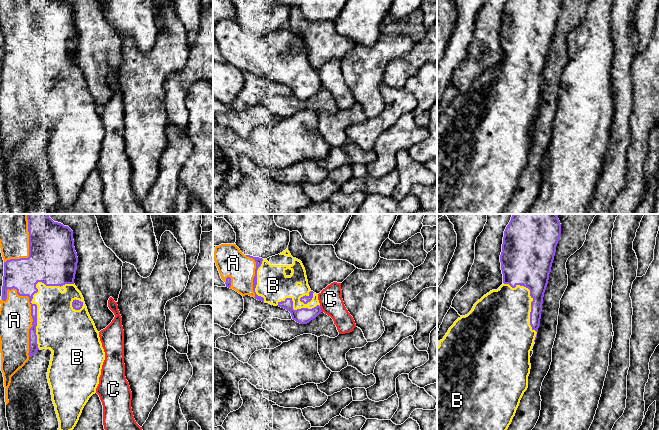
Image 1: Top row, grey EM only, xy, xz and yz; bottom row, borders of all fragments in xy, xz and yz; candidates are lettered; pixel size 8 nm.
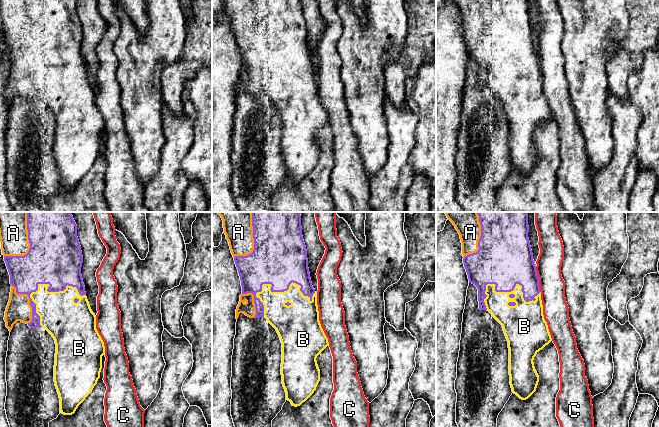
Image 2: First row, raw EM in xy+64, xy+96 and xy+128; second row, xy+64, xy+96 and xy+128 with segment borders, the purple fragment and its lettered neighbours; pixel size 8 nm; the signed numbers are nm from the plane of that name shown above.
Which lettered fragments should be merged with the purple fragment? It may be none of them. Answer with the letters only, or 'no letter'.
B

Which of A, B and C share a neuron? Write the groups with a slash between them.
A / B / C

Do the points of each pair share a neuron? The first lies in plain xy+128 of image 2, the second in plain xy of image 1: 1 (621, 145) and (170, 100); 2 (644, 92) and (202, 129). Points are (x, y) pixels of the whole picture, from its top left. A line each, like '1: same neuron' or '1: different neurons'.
1: different neurons
2: same neuron

